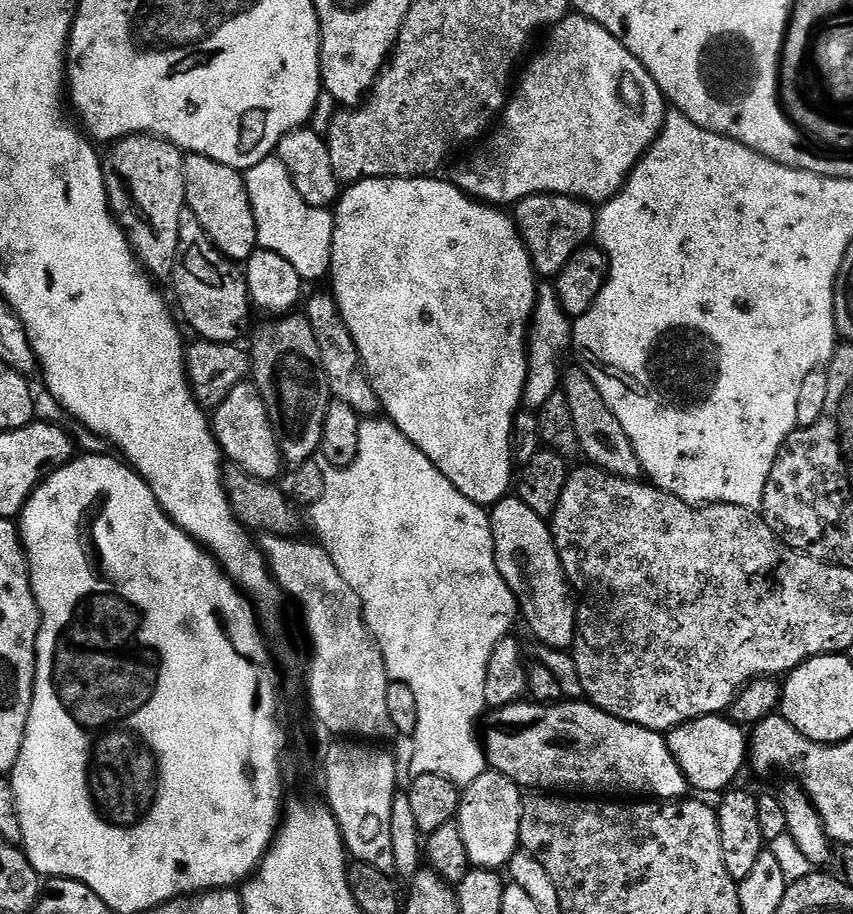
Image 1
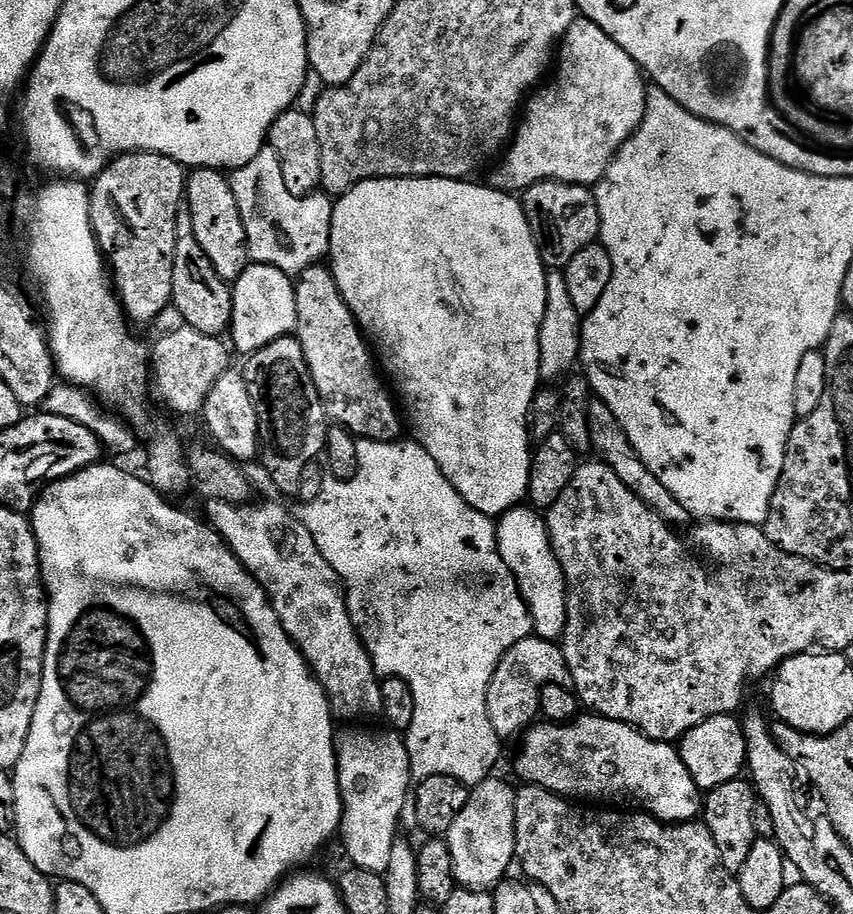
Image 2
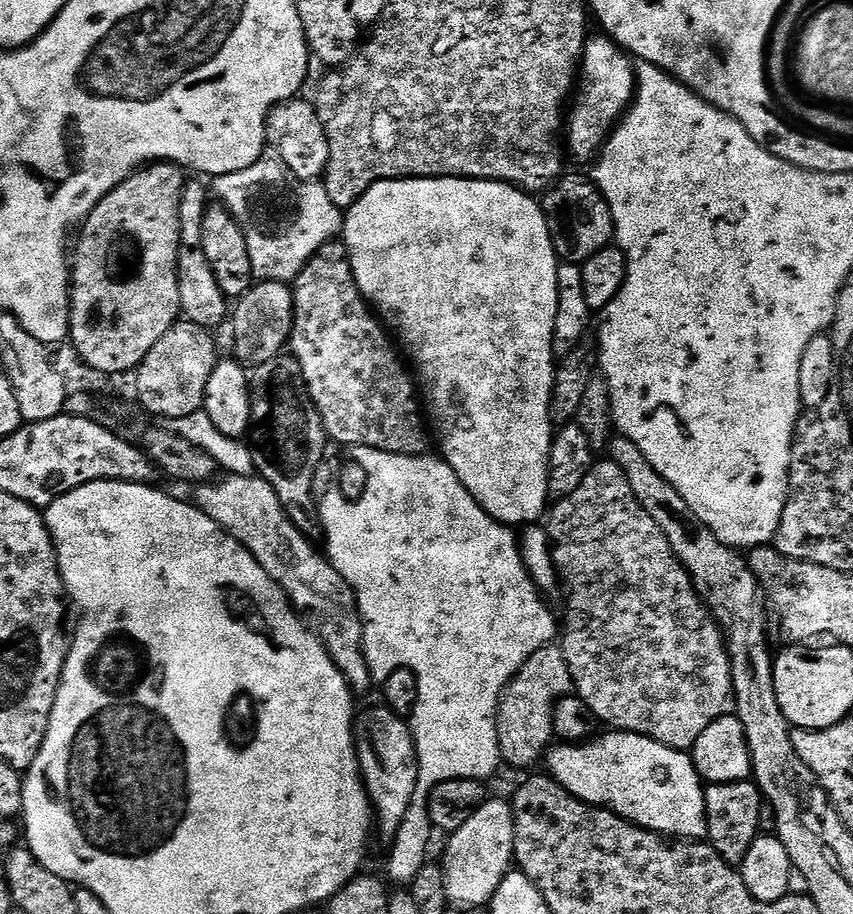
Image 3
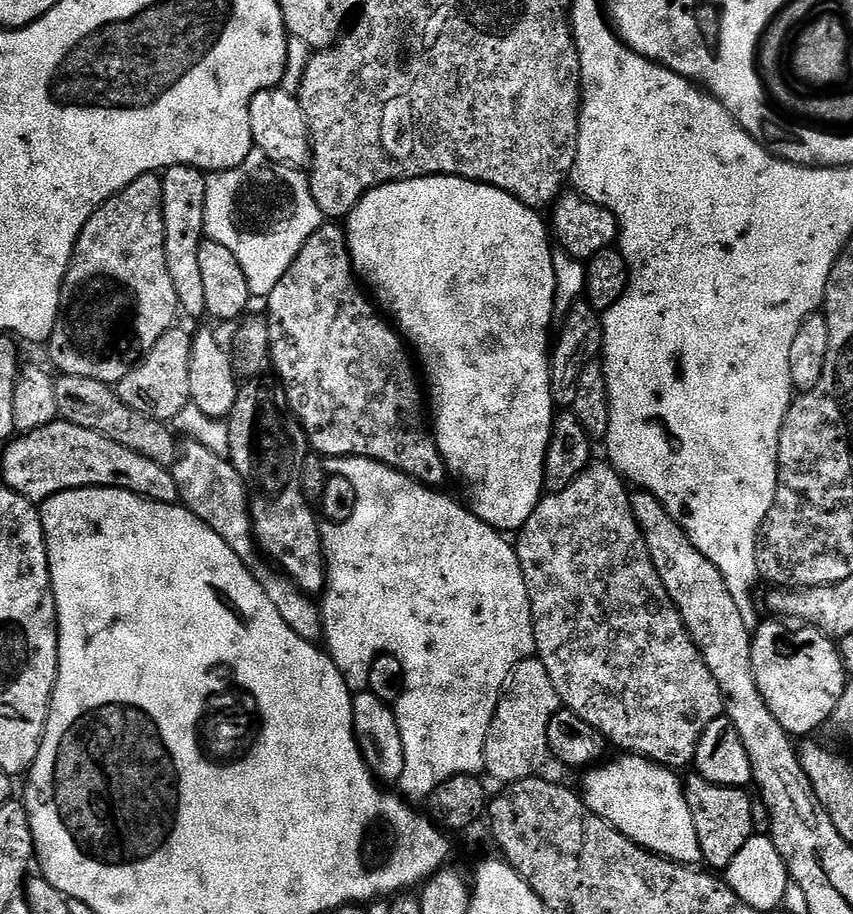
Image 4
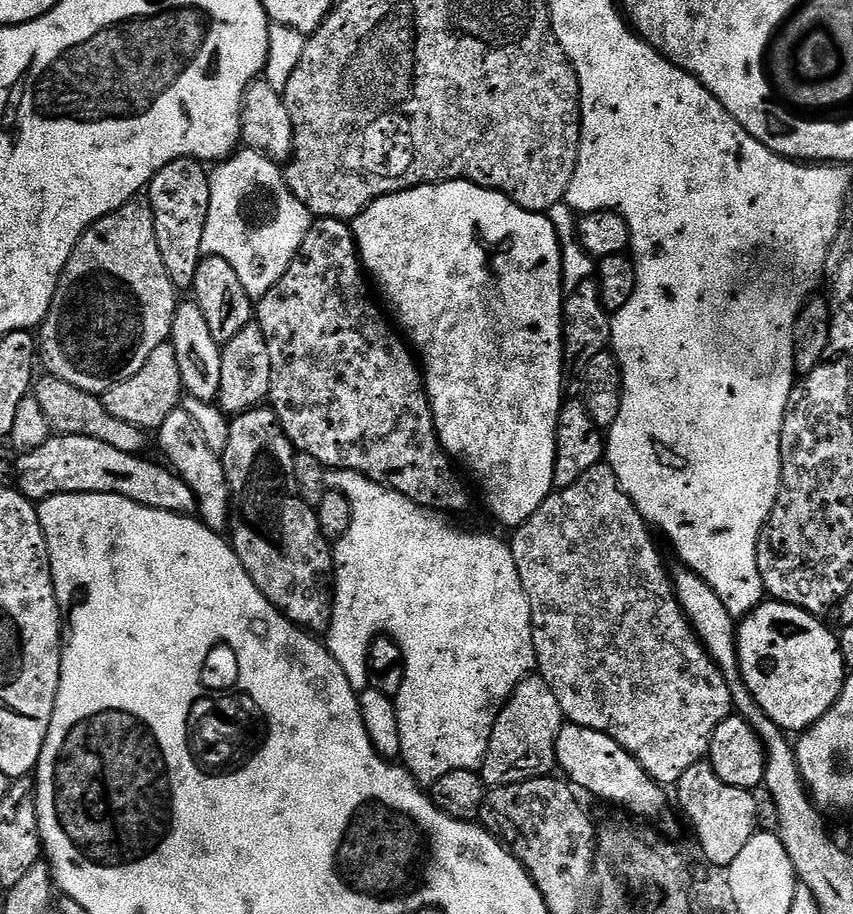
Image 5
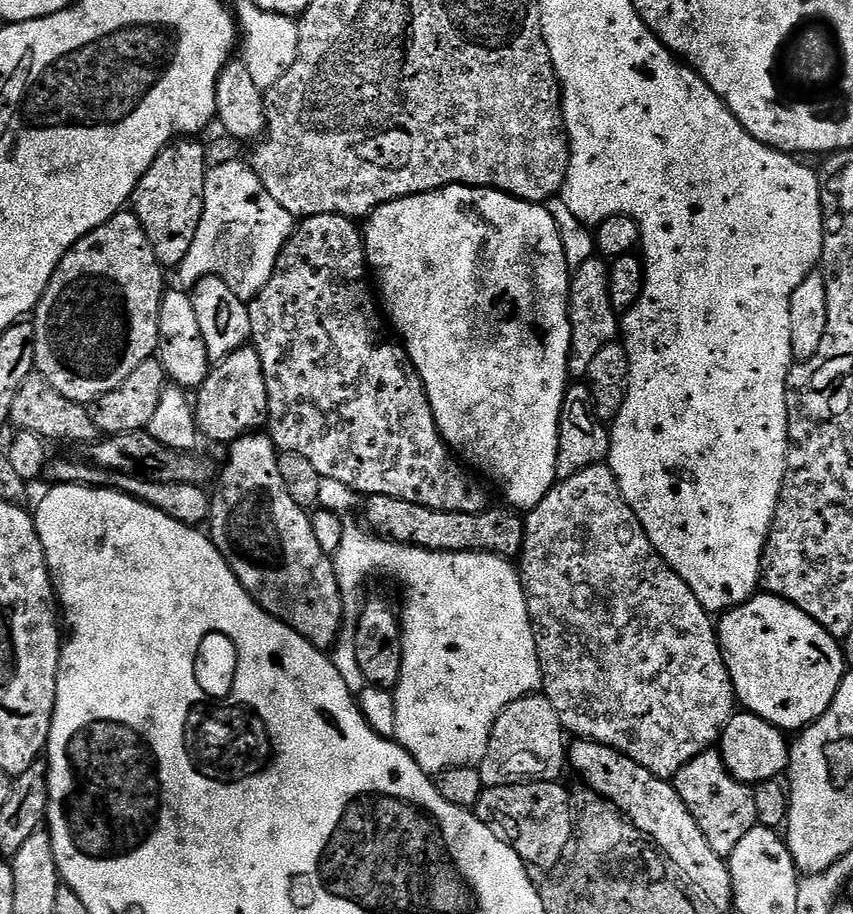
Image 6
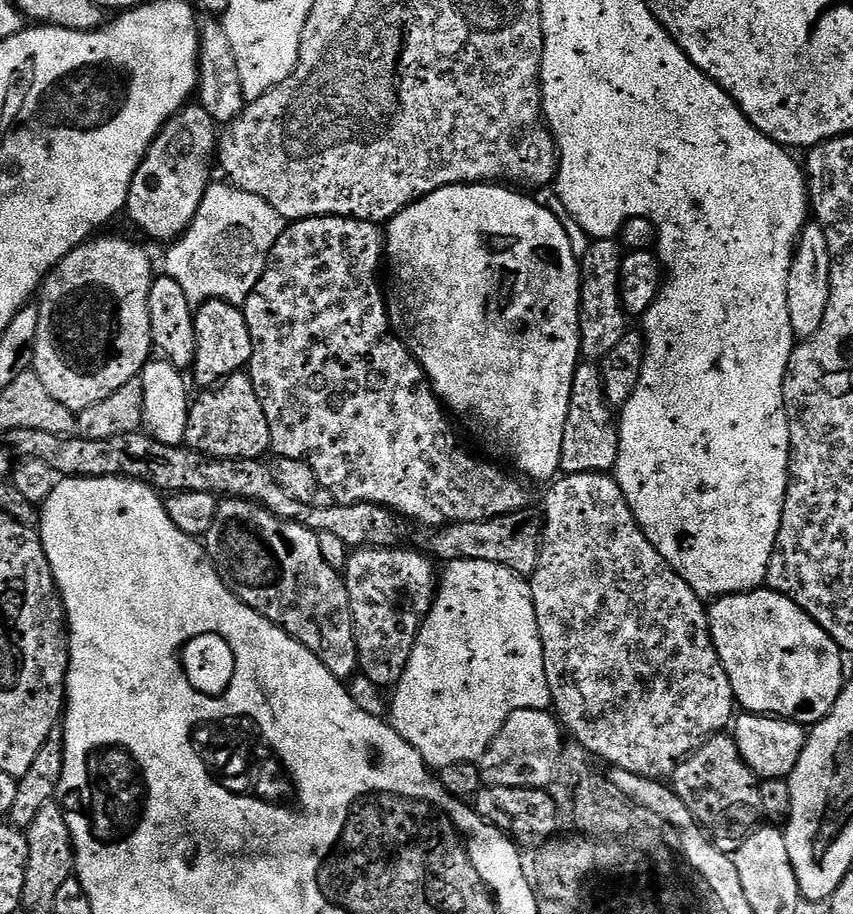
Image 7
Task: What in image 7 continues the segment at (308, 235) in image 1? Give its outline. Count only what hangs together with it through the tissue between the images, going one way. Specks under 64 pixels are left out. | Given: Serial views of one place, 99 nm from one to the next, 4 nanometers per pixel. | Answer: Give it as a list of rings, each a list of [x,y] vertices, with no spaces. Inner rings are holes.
[[[227,182],[219,183],[209,183],[194,222],[164,256],[163,271],[178,282],[193,306],[207,300],[243,305],[268,269],[274,242],[278,242],[286,227],[284,217],[262,198],[239,191]]]

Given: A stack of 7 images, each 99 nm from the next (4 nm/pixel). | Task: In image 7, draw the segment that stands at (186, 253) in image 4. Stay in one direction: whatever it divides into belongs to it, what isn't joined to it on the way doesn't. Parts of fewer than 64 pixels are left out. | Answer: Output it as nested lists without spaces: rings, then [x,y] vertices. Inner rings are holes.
[[[192,102],[180,109],[175,116],[165,122],[163,130],[152,139],[146,158],[138,166],[134,174],[134,182],[130,182],[128,207],[129,216],[152,240],[168,240],[175,242],[183,236],[184,231],[194,222],[194,214],[198,214],[198,206],[206,194],[210,183],[208,171],[213,171],[214,157],[218,143],[218,125],[206,114],[199,103]]]

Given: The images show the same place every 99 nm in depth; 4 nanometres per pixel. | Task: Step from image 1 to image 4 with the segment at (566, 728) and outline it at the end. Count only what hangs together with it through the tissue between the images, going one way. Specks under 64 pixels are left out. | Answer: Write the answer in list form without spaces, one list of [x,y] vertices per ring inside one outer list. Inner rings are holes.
[[[620,754],[617,760],[609,759],[585,771],[584,792],[582,799],[598,818],[602,818],[614,830],[618,830],[626,838],[630,838],[638,846],[642,846],[655,856],[665,856],[675,864],[696,866],[704,859],[702,850],[698,846],[698,830],[694,830],[694,814],[690,814],[690,806],[684,793],[684,780],[673,769],[665,768],[662,764],[655,764],[644,756]]]

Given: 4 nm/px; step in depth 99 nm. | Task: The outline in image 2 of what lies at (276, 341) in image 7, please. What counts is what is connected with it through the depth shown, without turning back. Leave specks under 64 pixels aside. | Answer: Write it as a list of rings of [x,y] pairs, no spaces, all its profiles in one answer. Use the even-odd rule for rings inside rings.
[[[323,263],[311,264],[305,272],[300,273],[295,285],[297,326],[294,335],[297,342],[302,346],[302,354],[306,354],[306,366],[310,366],[314,386],[318,386],[318,394],[322,398],[324,412],[329,421],[361,440],[390,442],[401,439],[401,409],[398,407],[385,377],[378,371],[373,349],[364,333],[360,331],[360,323],[356,321],[354,314],[346,306],[346,302],[338,290],[338,282],[334,278],[331,267],[325,266]]]

